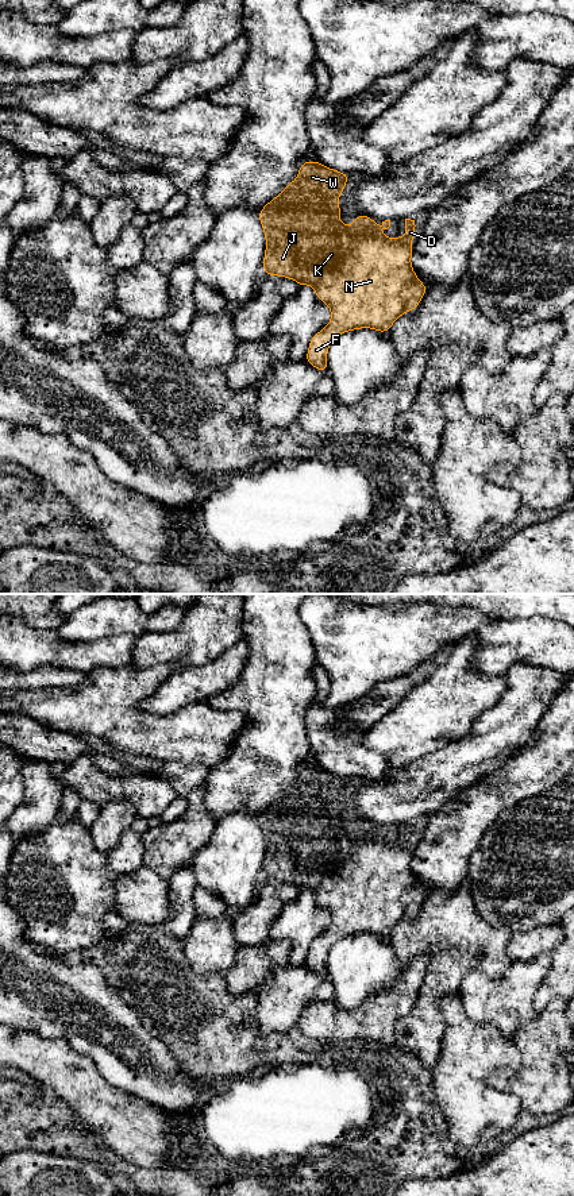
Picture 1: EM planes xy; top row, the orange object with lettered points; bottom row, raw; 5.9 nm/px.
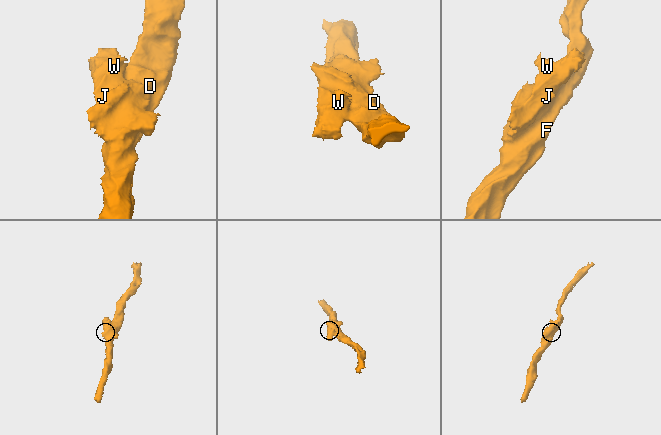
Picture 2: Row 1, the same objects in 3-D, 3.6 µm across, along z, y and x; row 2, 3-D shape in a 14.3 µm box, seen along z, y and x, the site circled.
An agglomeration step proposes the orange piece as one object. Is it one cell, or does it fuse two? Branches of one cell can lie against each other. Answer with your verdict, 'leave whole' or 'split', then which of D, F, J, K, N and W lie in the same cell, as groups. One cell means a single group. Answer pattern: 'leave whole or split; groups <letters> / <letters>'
leave whole; groups D F J K N W

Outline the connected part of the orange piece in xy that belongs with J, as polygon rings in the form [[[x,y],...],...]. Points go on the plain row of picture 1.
[[[315,764],[301,767],[297,783],[258,817],[266,842],[263,879],[294,884],[300,892],[309,888],[315,894],[317,904],[331,913],[330,929],[312,941],[305,961],[305,967],[323,979],[328,976],[328,952],[336,941],[359,933],[371,933],[388,938],[401,919],[419,911],[429,894],[419,886],[411,871],[415,825],[405,823],[407,840],[402,842],[380,840],[381,833],[388,834],[390,832],[390,825],[382,826],[381,832],[365,818],[358,819],[350,832],[338,825],[342,818],[338,803],[344,795],[348,782],[350,778],[330,773]]]

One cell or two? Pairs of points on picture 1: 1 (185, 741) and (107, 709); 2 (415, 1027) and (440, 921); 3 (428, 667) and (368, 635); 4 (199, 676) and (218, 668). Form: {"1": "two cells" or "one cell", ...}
{"1": "one cell", "2": "one cell", "3": "two cells", "4": "one cell"}

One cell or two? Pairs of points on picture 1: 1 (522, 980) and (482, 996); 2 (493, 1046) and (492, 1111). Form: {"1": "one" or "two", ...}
{"1": "one", "2": "one"}

